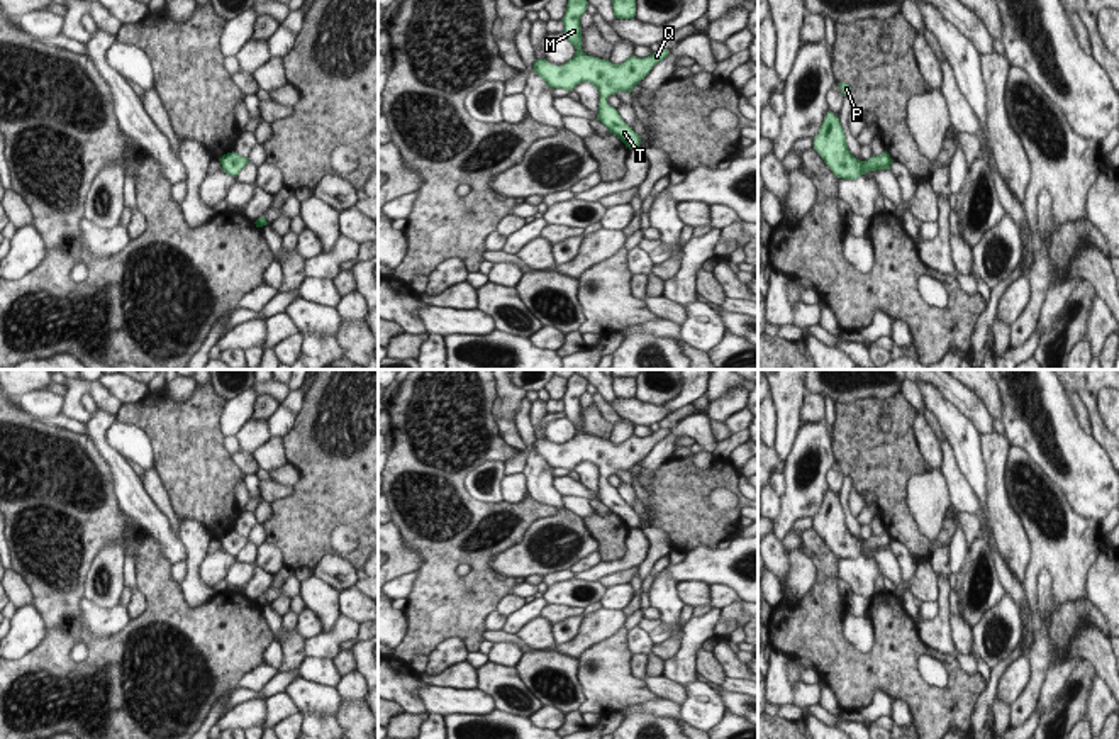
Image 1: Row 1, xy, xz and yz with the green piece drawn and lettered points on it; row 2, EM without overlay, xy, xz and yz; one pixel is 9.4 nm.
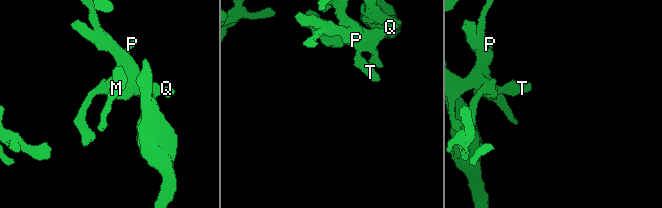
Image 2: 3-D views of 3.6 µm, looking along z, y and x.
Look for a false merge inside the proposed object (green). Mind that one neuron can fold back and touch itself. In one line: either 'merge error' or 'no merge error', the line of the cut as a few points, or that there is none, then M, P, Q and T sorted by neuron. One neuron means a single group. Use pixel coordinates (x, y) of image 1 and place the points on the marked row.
no merge error; no cut; M P Q T

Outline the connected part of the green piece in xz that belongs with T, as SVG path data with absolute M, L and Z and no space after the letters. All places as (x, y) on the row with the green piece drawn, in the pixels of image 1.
M568 0L563 20L565 36L575 46L575 56L563 66L549 64L546 59L536 59L534 73L539 75L549 88L563 88L571 92L578 83L592 83L600 95L598 115L610 134L617 136L626 147L639 147L641 137L629 127L619 112L607 103L610 95L627 92L644 80L651 68L668 56L668 49L658 49L648 58L631 56L621 64L612 64L609 59L587 56L582 51L580 17L587 12L587 0Z

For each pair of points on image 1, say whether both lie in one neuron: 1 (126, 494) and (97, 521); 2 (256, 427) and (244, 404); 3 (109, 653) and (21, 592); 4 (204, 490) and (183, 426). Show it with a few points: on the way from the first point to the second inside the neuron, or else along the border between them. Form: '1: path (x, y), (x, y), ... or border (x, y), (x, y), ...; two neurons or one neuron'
1: border (107, 463), (117, 505), (131, 517); two neurons
2: border (251, 417), (234, 434); two neurons
3: border (17, 572), (27, 585), (33, 602); two neurons
4: path (199, 475), (187, 455), (187, 441); one neuron

